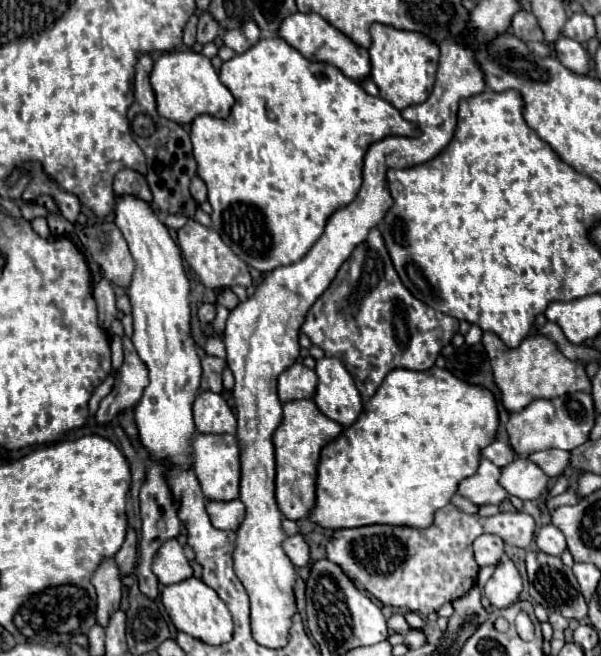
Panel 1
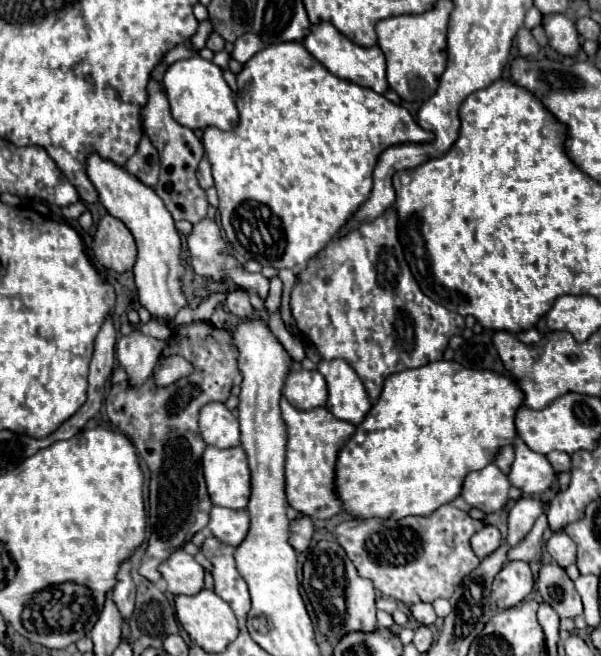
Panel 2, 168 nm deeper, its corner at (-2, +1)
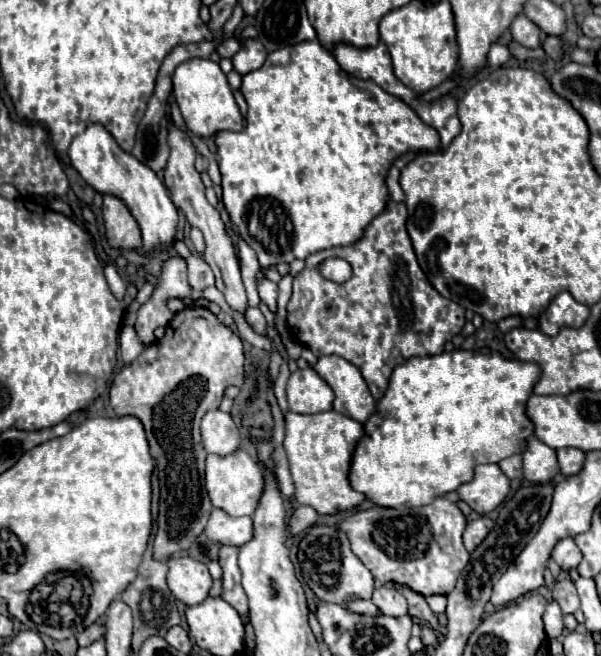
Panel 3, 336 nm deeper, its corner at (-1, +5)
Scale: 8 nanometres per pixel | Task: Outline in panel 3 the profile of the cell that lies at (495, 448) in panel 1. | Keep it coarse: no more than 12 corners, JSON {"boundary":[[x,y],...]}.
{"boundary":[[519,454],[499,462],[507,478],[523,478],[523,458]]}

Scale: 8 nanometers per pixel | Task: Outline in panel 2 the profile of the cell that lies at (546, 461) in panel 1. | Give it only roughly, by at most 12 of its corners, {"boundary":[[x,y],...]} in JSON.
{"boundary":[[554,450],[546,454],[556,472],[570,470],[570,456]]}

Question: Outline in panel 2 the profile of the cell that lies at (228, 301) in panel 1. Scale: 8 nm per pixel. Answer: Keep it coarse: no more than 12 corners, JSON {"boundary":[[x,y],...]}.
{"boundary":[[234,290],[226,298],[228,310],[242,320],[252,316],[246,290]]}

